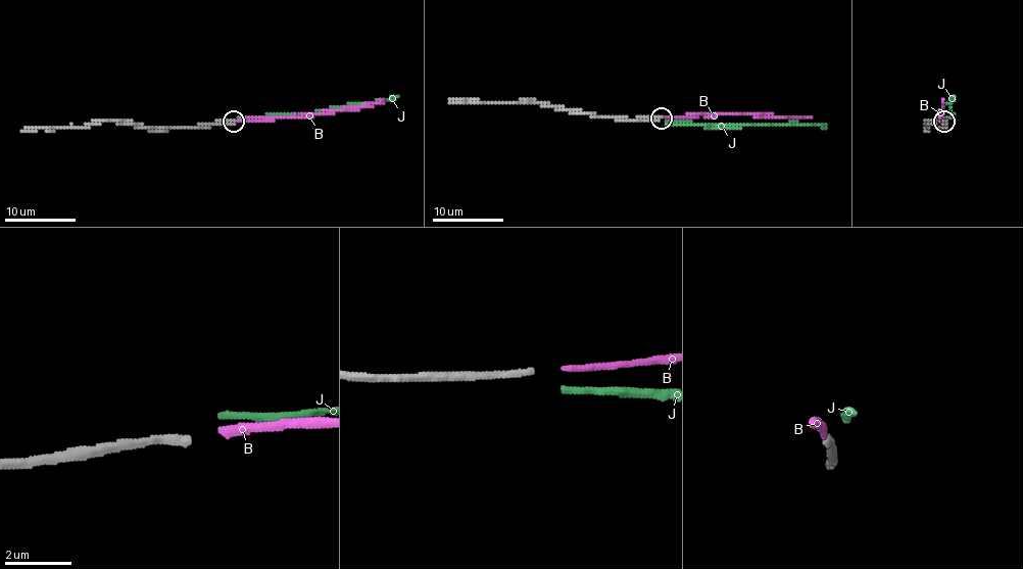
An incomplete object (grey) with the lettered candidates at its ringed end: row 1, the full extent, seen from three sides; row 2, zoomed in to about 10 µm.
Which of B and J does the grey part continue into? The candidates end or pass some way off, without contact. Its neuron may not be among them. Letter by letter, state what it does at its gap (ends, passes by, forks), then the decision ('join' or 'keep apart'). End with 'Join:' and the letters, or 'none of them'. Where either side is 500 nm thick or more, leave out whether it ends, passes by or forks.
B: it ends | join
J: it ends | keep apart
Join: B

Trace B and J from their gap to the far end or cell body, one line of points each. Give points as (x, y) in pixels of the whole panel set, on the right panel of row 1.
B: (943, 120), (938, 116), (942, 100)
J: (947, 117), (951, 114), (951, 95)

